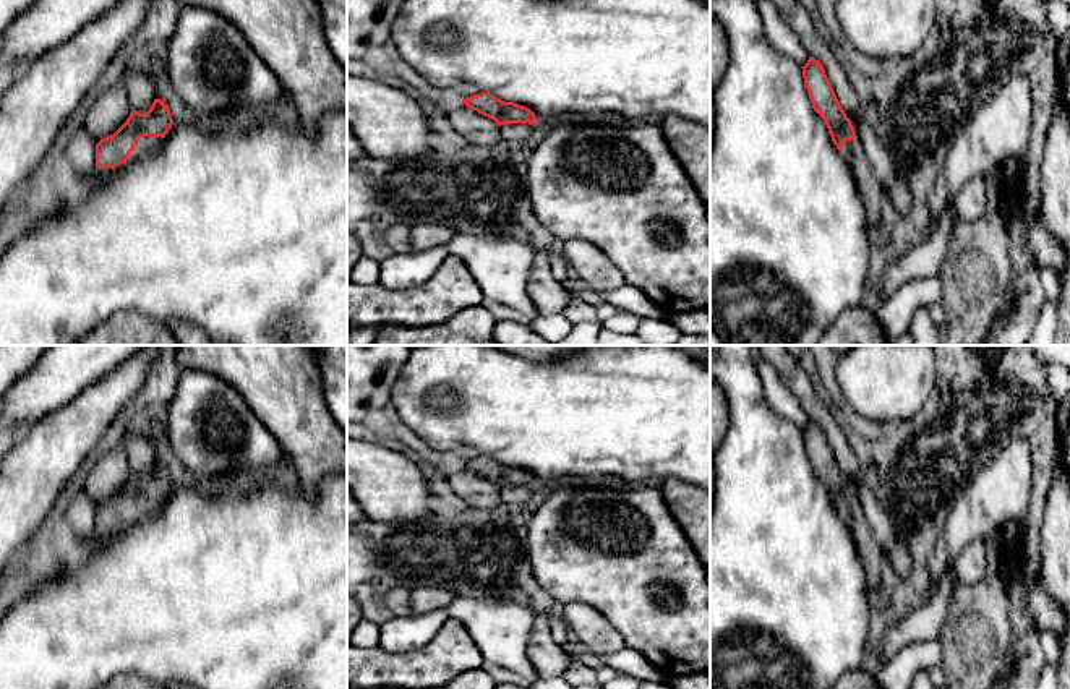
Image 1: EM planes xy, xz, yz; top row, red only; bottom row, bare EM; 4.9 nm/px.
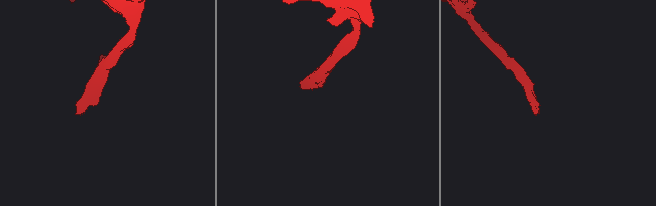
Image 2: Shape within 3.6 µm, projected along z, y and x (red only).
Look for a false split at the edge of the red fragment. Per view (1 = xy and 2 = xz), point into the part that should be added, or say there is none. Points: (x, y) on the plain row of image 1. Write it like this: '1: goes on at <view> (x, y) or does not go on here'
1: goes on at xy (145, 508)
2: does not go on here

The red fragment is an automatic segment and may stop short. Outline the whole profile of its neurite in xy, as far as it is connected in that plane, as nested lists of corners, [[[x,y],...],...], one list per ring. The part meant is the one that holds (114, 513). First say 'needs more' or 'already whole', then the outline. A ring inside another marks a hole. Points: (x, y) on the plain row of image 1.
needs more | [[[154,462],[144,477],[131,472],[130,480],[115,496],[96,507],[94,541],[105,541],[139,519],[156,514],[172,488],[169,469],[160,462]]]

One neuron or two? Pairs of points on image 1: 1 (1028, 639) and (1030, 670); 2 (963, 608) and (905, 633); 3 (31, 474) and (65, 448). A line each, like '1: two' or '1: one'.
1: one
2: two
3: one

